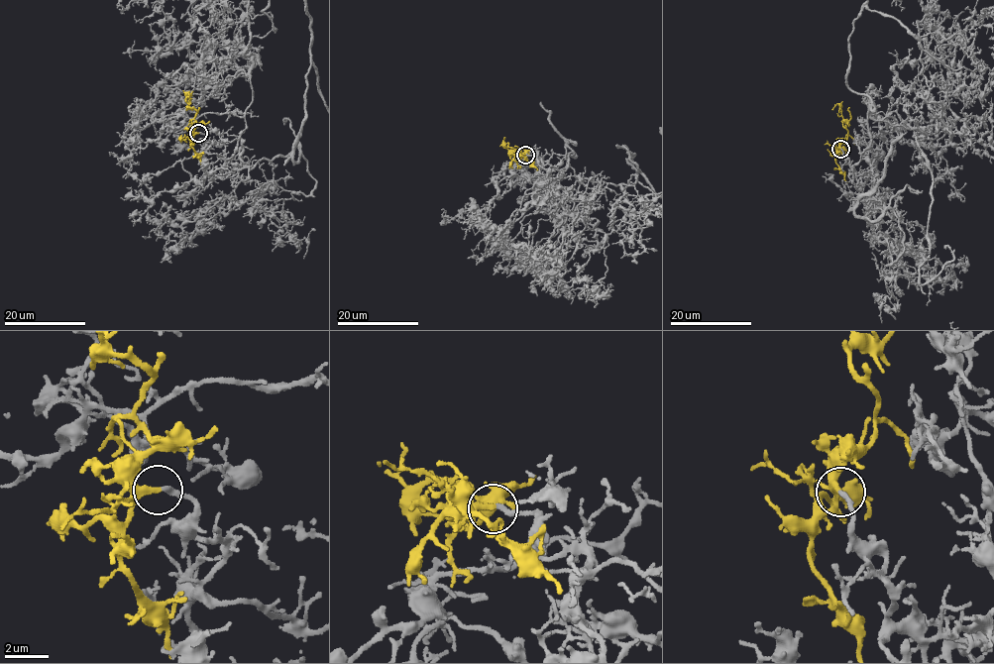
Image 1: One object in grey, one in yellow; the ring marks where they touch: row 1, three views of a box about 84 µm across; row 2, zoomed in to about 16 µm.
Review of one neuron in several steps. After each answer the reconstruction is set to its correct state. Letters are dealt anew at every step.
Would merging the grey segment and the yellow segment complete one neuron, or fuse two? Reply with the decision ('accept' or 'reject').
accept

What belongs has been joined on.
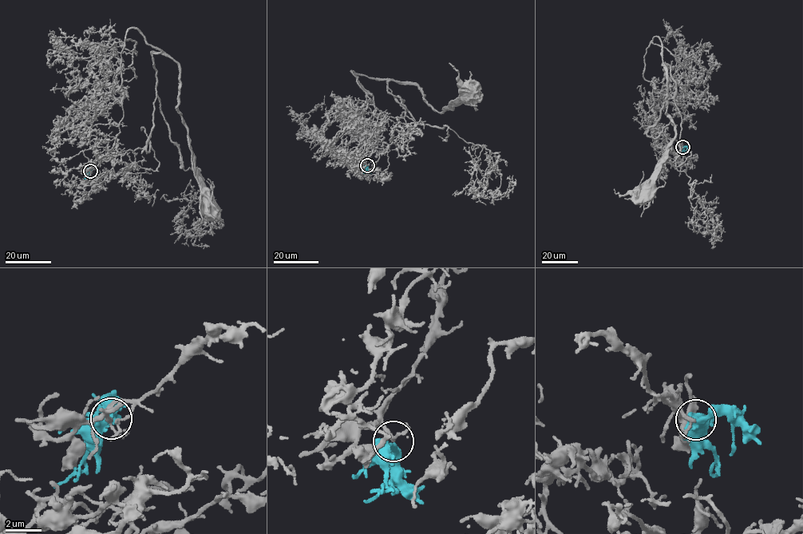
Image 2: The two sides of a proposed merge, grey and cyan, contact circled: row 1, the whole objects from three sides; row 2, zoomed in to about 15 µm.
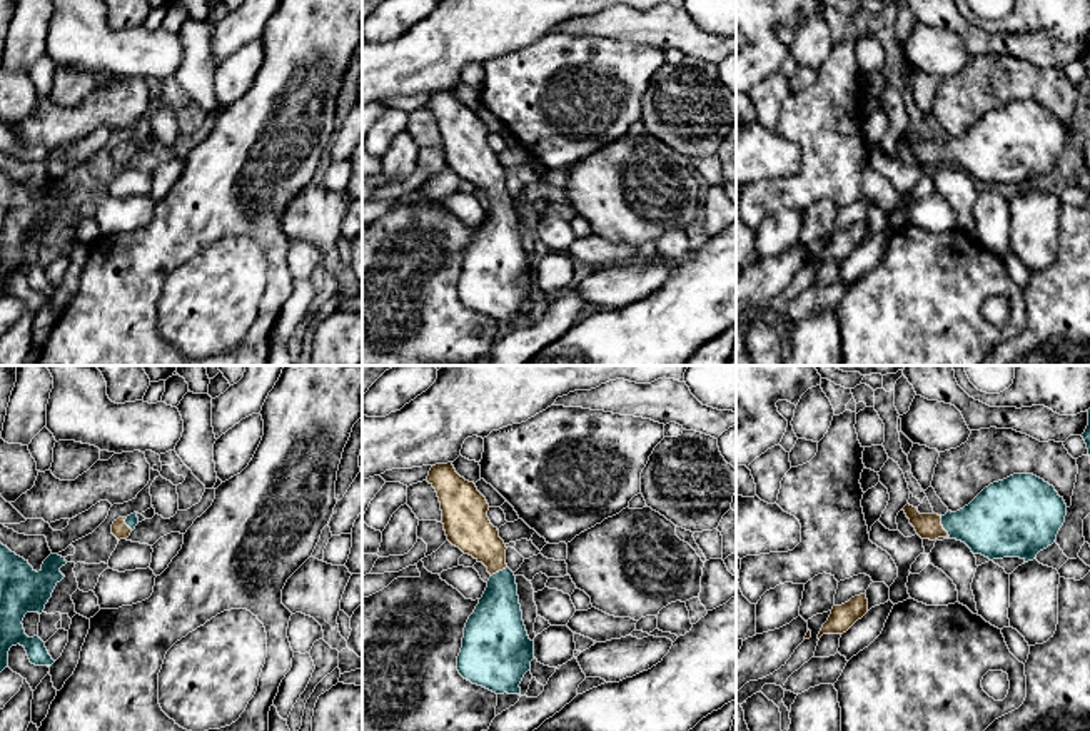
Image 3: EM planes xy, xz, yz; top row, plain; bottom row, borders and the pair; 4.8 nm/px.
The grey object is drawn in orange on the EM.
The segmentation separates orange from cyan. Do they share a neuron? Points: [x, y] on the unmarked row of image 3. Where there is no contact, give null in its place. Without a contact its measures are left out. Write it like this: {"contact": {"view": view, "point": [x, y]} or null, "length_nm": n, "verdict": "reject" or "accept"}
{"contact": {"view": "yz", "point": [942, 152]}, "length_nm": 100, "verdict": "accept"}

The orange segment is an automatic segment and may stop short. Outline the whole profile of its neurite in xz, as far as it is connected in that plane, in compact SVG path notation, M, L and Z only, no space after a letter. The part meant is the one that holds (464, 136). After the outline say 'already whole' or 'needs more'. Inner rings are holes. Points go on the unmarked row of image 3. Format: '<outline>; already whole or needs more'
M452 88L432 92L427 108L437 118L447 167L477 189L482 189L491 200L479 230L466 249L457 297L464 305L496 320L521 322L519 310L524 300L531 297L534 267L529 265L522 247L516 202L506 190L507 174L499 164L497 154L487 144L489 130L474 108L456 98Z; needs more

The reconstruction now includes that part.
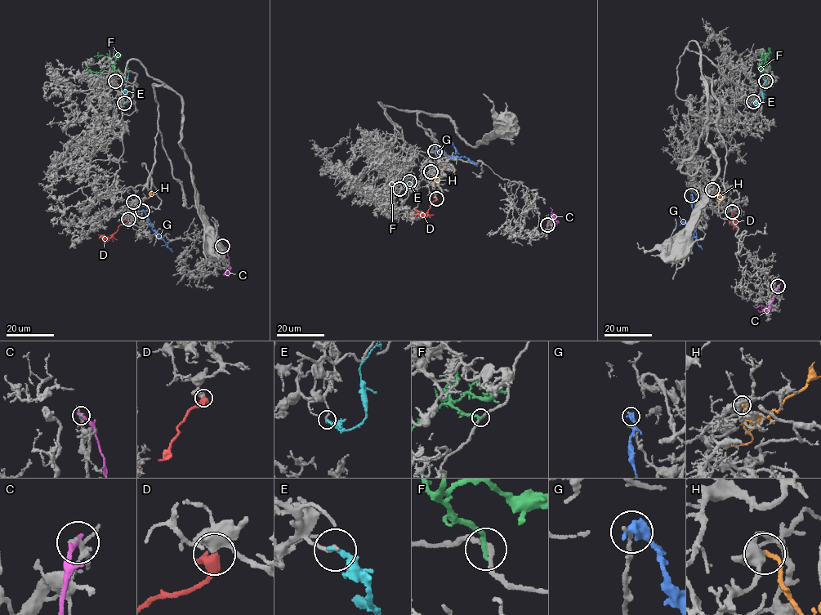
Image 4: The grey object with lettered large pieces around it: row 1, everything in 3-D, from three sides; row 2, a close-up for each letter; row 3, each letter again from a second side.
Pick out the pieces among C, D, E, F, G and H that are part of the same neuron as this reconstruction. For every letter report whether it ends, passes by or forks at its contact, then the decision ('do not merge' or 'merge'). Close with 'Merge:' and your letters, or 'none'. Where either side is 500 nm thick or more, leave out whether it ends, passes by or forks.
C: it ends there; do not merge
D: merge
E: it ends there; do not merge
F: it ends there; do not merge
G: it ends there; do not merge
H: it ends there; do not merge
Merge: D

